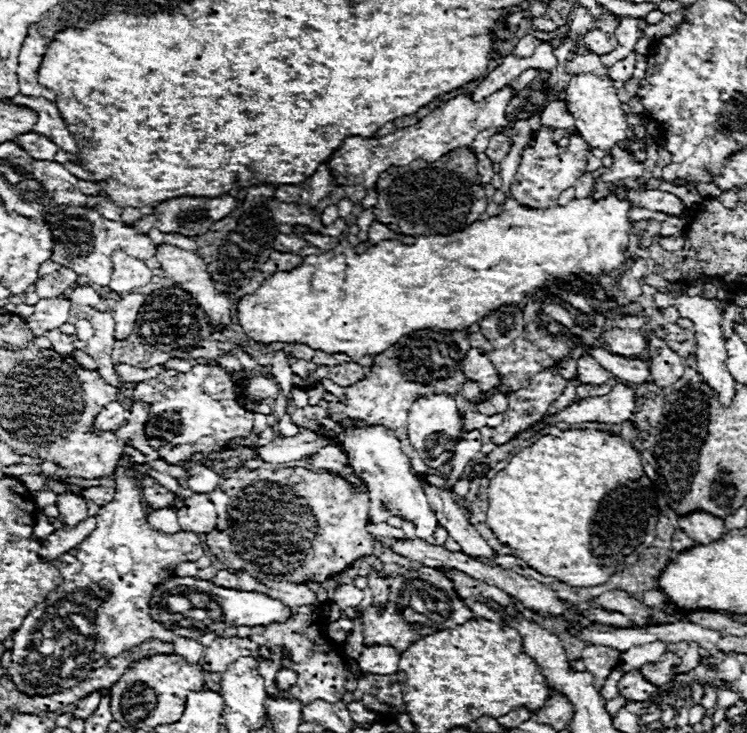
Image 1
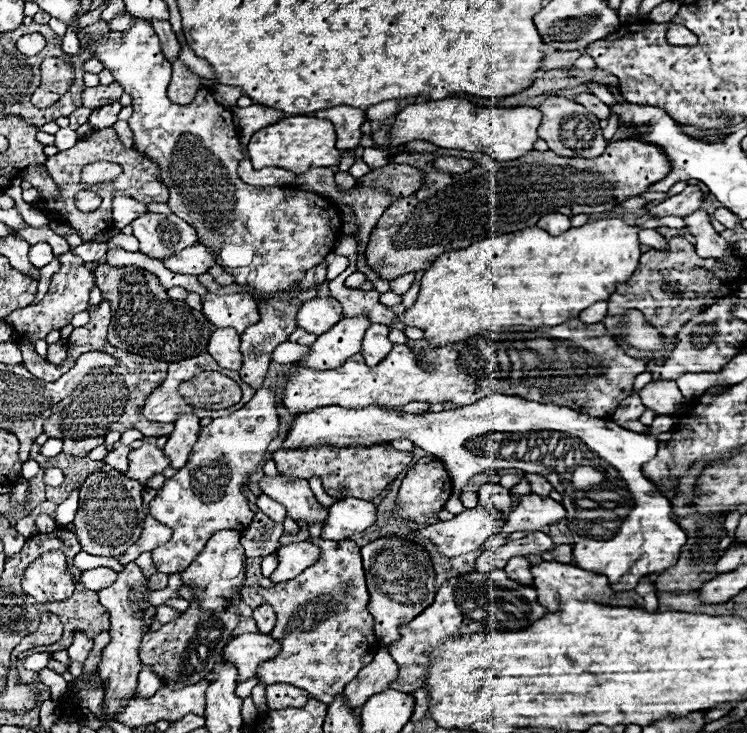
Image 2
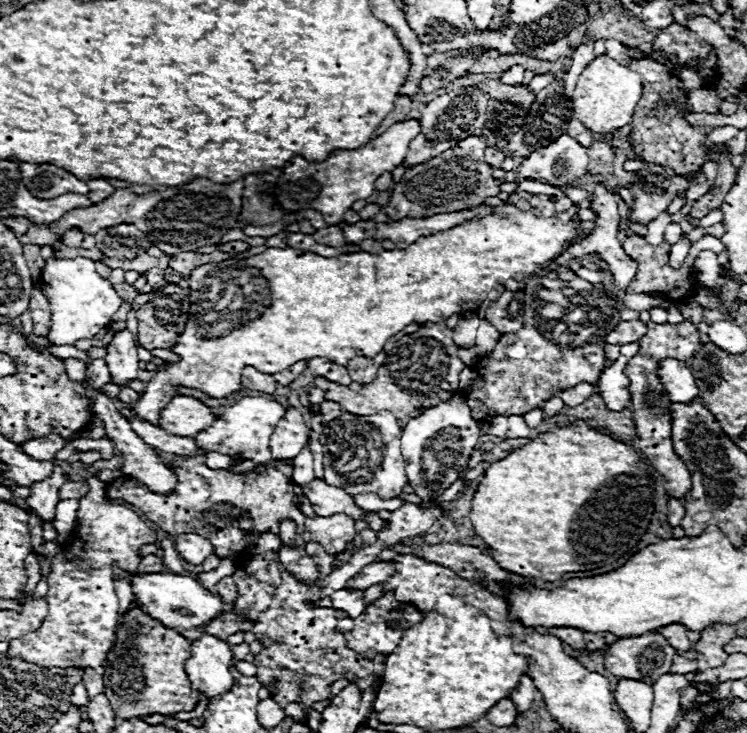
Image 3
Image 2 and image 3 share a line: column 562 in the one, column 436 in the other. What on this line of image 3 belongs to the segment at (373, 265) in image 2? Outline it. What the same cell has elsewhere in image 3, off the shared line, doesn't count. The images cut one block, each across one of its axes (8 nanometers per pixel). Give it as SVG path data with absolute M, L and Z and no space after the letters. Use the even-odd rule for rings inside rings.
M468 136L466 140L460 140L456 148L448 148L448 152L406 170L392 192L390 204L384 208L386 216L392 220L428 218L434 214L474 208L488 196L500 194L500 182L492 178L492 168L484 162L484 148L484 136Z

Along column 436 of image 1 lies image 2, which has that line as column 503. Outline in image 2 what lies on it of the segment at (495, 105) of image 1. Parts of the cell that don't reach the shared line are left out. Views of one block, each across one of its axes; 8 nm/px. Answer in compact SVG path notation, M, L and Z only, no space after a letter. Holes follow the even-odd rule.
M442 98L442 100L426 100L422 104L412 104L402 108L396 114L392 124L392 144L426 140L442 148L456 148L468 152L486 152L496 160L512 160L524 156L534 148L538 140L536 128L540 124L540 110L518 106L518 108L478 108L462 98Z

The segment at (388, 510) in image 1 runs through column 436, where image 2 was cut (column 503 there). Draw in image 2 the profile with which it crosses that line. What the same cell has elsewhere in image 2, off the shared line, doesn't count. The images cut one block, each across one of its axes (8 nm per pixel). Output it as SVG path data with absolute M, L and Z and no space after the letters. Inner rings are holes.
M472 508L456 514L448 522L436 522L418 530L414 536L430 538L446 558L454 558L478 550L504 524L506 520L502 520L496 512Z

